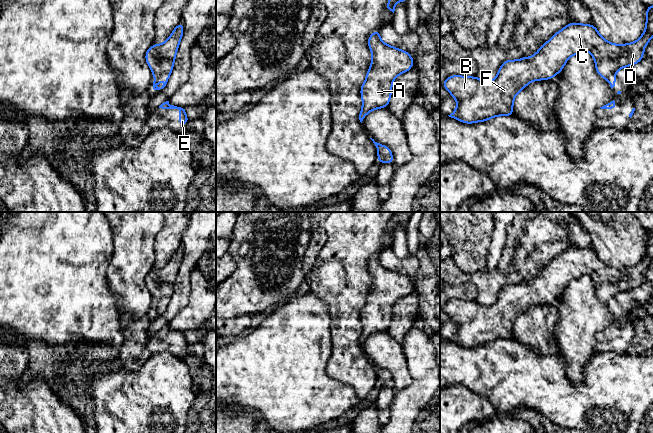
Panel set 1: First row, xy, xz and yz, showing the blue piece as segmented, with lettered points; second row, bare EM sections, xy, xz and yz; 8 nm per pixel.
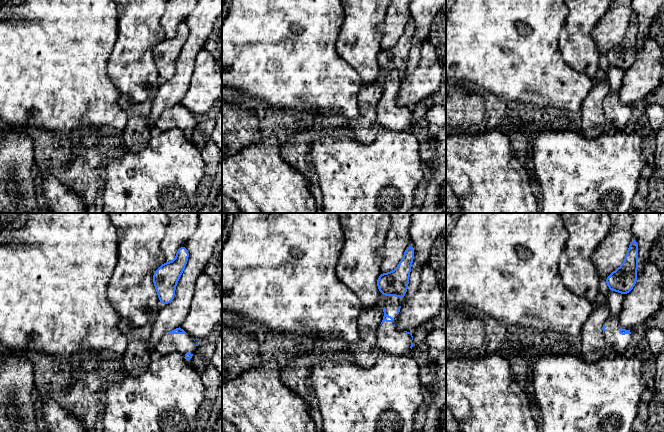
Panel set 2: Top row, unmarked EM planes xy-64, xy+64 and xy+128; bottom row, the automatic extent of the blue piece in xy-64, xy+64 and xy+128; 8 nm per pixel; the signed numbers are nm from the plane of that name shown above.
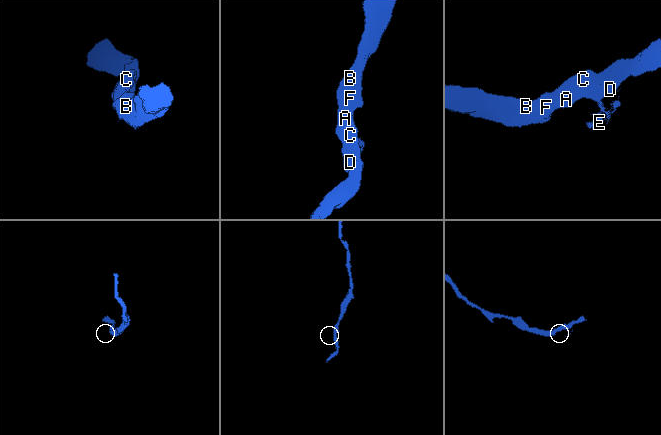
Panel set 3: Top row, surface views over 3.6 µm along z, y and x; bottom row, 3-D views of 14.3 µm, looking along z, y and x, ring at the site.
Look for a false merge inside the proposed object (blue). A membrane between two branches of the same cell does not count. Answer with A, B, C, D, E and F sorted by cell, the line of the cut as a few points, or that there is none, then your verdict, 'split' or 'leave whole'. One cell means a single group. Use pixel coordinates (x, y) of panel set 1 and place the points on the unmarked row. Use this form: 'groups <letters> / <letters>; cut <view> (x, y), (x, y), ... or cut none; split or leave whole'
groups A B C D F / E; cut xy (169, 298), (163, 298), (154, 302); split

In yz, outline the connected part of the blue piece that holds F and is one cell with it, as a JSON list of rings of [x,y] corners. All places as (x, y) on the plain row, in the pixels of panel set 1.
[[[653,229],[647,230],[646,233],[645,255],[642,257],[640,262],[633,267],[626,267],[622,269],[611,267],[600,259],[594,249],[571,246],[566,251],[555,257],[532,281],[523,281],[518,284],[504,285],[499,292],[497,300],[489,306],[483,305],[477,300],[465,301],[461,299],[452,299],[447,301],[443,306],[443,311],[457,325],[457,332],[448,340],[466,348],[484,346],[496,340],[513,340],[513,327],[516,319],[532,305],[547,304],[555,301],[562,295],[564,289],[571,280],[579,278],[582,275],[589,276],[594,282],[598,299],[607,303],[609,299],[616,297],[618,294],[639,287],[644,280],[645,270],[649,267],[652,260]]]

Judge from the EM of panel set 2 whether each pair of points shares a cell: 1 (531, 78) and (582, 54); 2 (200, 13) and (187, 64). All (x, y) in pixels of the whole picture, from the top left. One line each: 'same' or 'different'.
1: same
2: same

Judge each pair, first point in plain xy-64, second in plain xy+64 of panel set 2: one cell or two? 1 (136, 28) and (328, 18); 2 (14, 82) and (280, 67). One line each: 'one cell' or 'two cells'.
1: one cell
2: one cell

